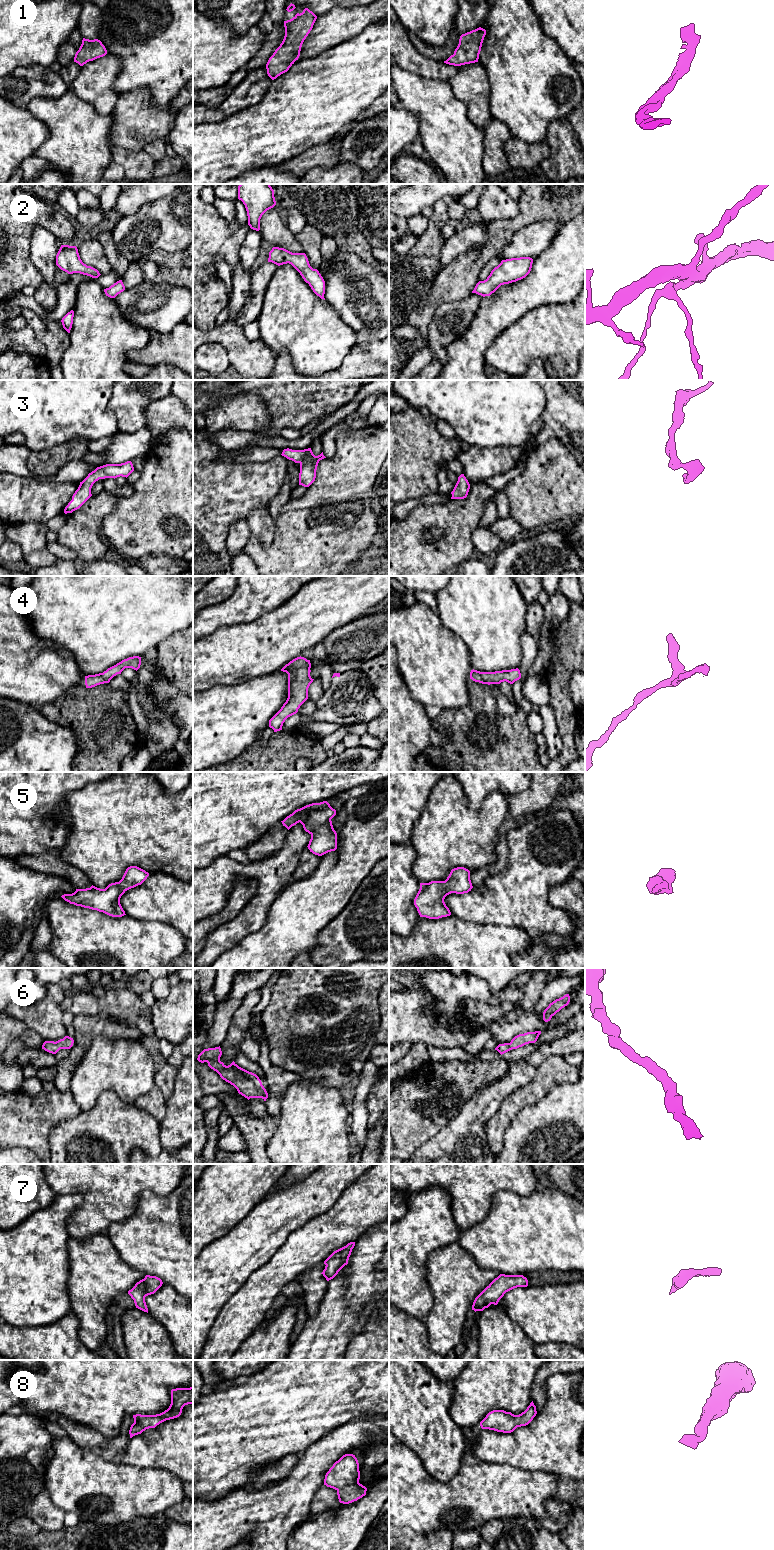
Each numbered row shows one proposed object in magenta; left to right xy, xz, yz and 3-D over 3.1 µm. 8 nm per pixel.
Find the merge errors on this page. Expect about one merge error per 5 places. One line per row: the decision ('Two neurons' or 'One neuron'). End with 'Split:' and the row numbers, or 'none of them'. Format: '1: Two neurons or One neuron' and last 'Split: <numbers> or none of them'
1: One neuron
2: One neuron
3: One neuron
4: One neuron
5: One neuron
6: One neuron
7: One neuron
8: One neuron
Split: none of them

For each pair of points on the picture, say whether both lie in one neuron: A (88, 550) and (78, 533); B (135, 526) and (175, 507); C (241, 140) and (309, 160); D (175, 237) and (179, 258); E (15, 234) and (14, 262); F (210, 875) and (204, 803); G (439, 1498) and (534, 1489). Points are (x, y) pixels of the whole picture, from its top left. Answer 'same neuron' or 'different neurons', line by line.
A: same neuron
B: same neuron
C: different neurons
D: different neurons
E: same neuron
F: different neurons
G: same neuron

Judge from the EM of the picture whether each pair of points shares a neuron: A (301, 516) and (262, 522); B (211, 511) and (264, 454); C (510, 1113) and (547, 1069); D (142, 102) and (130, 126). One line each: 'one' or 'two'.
A: two
B: two
C: one
D: one

